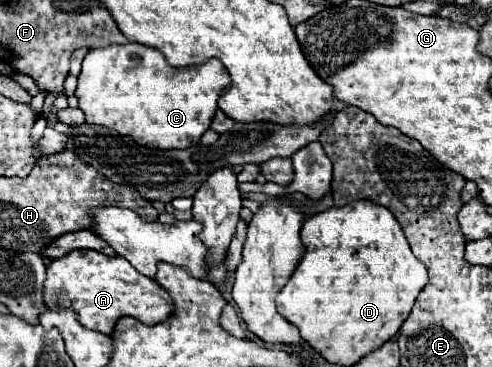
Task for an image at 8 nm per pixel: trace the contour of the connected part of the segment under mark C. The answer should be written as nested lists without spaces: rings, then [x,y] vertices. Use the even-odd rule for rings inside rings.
[[[127,43],[97,47],[87,53],[79,73],[75,97],[79,99],[79,109],[85,113],[87,123],[115,129],[119,135],[129,135],[135,143],[147,145],[151,149],[187,149],[199,143],[201,135],[209,129],[217,111],[219,95],[223,95],[227,87],[231,87],[231,77],[217,59],[197,67],[171,69],[161,51],[141,43]]]

